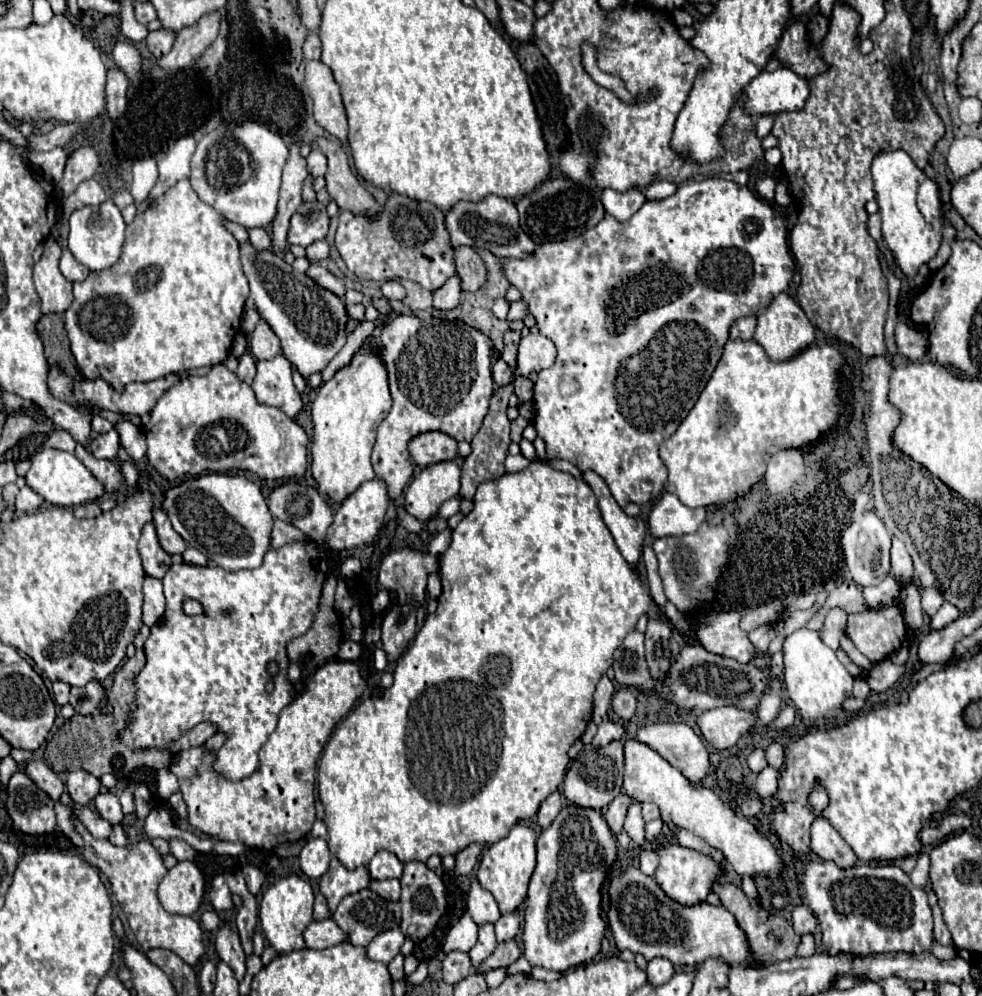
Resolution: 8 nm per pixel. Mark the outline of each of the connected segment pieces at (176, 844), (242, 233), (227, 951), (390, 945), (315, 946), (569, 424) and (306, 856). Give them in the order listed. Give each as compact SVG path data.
M170 839L169 844L171 854L176 856L178 860L192 860L192 858L196 858L196 854L198 854L198 852L184 840Z
M222 220L222 222L224 222L224 226L226 226L226 230L230 230L238 242L242 242L242 244L246 242L248 230L246 230L244 226L240 226L240 224L236 224L236 222L228 222L228 220Z
M224 922L216 932L216 950L220 958L230 964L230 968L236 972L236 978L242 980L246 974L246 958L240 946L238 932L228 922Z
M400 928L382 932L380 936L376 936L368 946L368 958L370 960L378 960L382 964L390 964L394 960L394 956L400 952L400 946L404 944L404 934L400 932Z
M332 918L312 922L304 930L304 944L310 950L324 950L324 948L340 944L344 940L346 940L346 934L336 926L336 922Z
M706 178L700 182L684 184L678 188L676 194L664 200L648 200L624 224L620 224L618 220L612 220L612 216L606 214L604 220L596 224L596 228L590 228L578 238L552 242L552 244L540 244L528 258L522 258L522 260L502 258L500 264L506 274L508 284L520 290L520 296L528 304L528 312L534 316L540 334L550 338L558 350L554 366L538 372L538 378L534 382L534 410L536 410L534 428L538 432L538 438L542 438L546 444L546 454L550 458L568 460L574 466L578 466L582 472L588 472L588 470L596 472L600 478L604 478L614 500L622 508L630 502L640 504L640 482L644 480L652 484L652 492L650 492L652 498L662 494L668 472L666 472L664 462L658 456L660 440L672 436L672 432L676 432L676 428L680 426L680 420L684 420L684 416L688 416L688 412L696 404L700 392L704 390L706 382L710 380L712 372L716 370L722 358L724 344L728 342L730 326L740 318L754 316L756 300L758 300L758 314L764 312L764 308L772 302L772 298L776 298L788 288L792 274L794 274L794 258L788 248L788 230L784 226L782 216L770 204L766 204L766 200L754 194L750 188L738 186L724 178Z
M322 838L310 840L302 848L298 858L300 858L300 868L308 878L320 878L328 870L328 862L330 862L330 850L326 840Z

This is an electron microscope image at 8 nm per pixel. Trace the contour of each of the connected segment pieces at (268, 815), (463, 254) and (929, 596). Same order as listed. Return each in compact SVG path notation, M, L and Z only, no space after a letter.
M328 662L318 666L308 678L304 694L280 712L276 730L260 750L260 768L240 782L212 774L210 764L214 752L204 754L204 746L180 752L172 760L170 770L180 780L190 826L212 838L244 842L250 848L266 852L272 852L276 844L304 838L316 820L314 782L318 758L334 726L358 704L364 690L366 680L354 662Z
M458 246L454 248L454 264L456 264L456 274L462 280L462 290L474 292L484 284L486 276L486 266L480 260L480 256L474 252L470 246Z
M924 588L922 590L922 610L924 614L928 614L930 618L938 612L938 608L942 606L944 598L940 596L940 592L936 592L934 588Z

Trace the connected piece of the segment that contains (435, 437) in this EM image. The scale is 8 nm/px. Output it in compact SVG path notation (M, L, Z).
M424 432L414 436L408 442L408 454L412 464L424 468L436 462L444 460L454 460L456 456L456 440L452 440L444 432Z

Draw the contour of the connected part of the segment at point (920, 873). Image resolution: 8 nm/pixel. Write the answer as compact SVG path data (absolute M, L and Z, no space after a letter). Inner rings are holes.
M920 854L918 856L918 864L912 870L912 874L910 874L912 884L918 886L918 888L926 888L926 884L928 884L928 870L930 870L930 858L928 858L928 854Z

